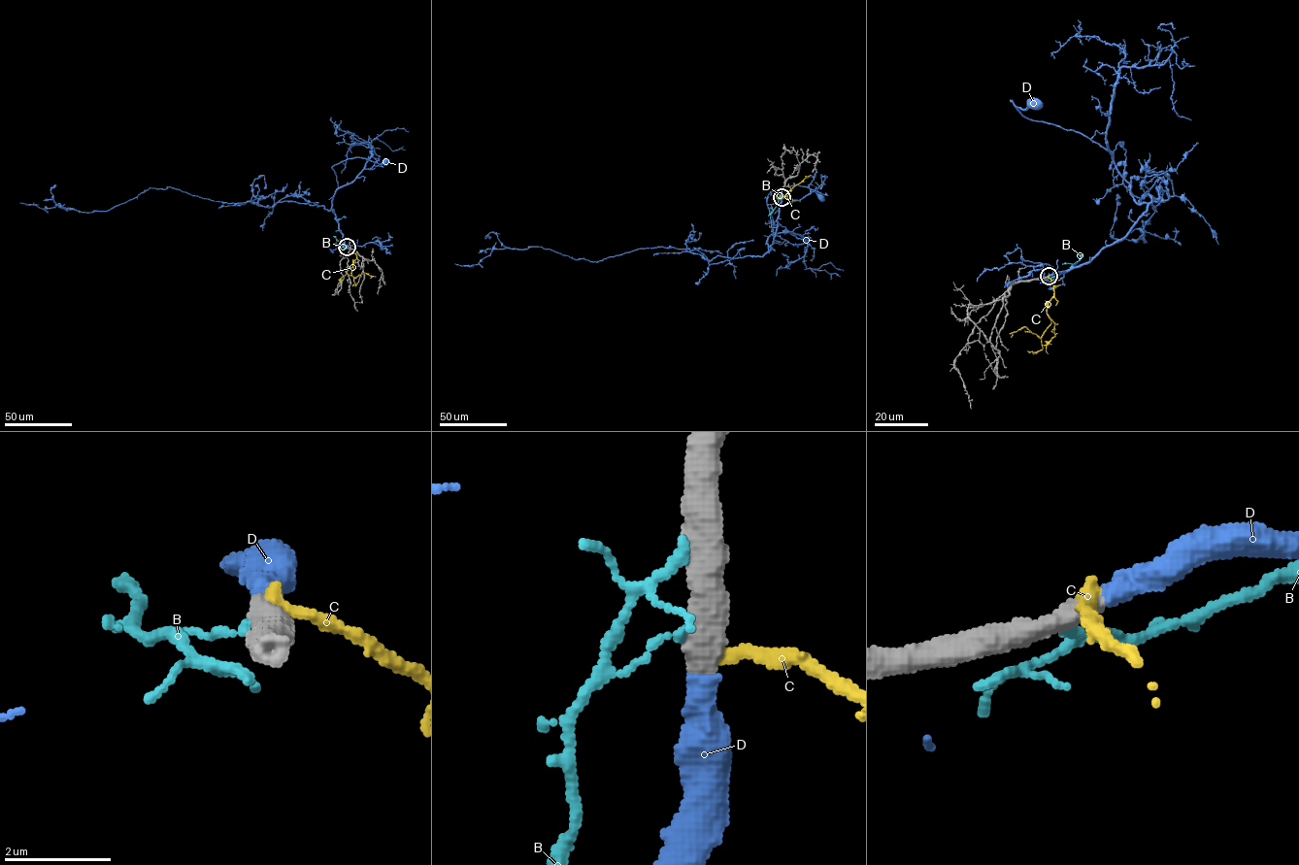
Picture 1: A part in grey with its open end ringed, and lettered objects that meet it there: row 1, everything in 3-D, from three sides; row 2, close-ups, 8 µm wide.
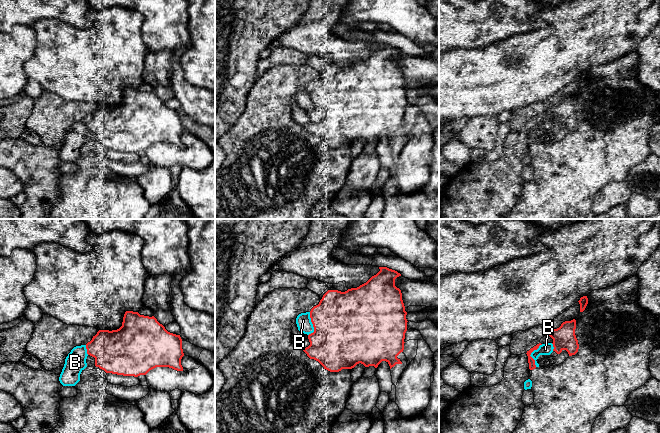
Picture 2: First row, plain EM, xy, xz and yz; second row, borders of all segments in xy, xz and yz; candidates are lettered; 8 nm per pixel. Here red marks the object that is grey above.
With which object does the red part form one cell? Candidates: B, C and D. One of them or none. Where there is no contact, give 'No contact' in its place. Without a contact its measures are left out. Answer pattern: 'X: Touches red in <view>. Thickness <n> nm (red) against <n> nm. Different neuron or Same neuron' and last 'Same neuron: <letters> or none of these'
B: Touches red in yz. Thickness 60 nm (red) against 100 nm. Different neuron
C: No contact. Different neuron
D: No contact. Same neuron
Same neuron: D

